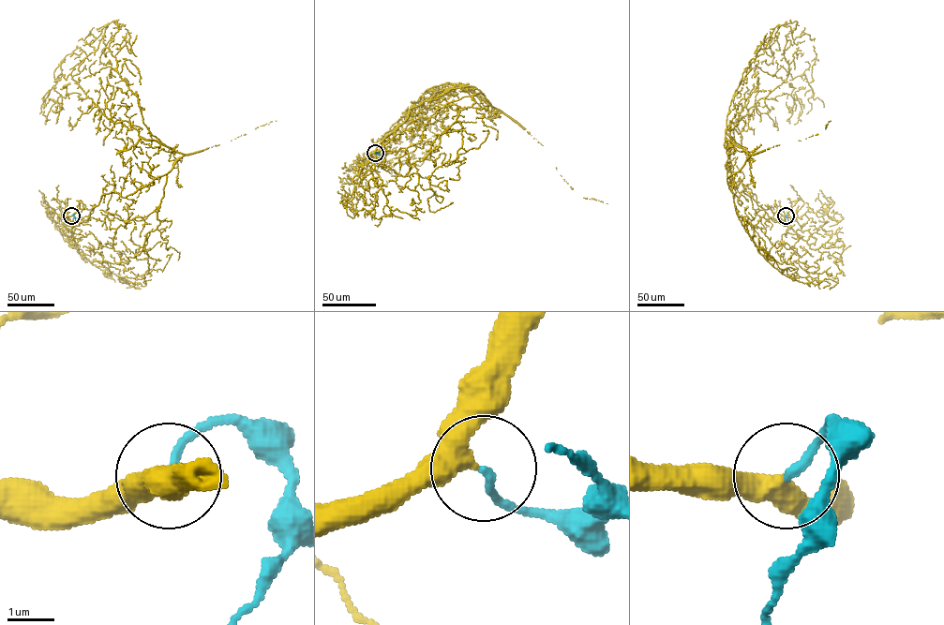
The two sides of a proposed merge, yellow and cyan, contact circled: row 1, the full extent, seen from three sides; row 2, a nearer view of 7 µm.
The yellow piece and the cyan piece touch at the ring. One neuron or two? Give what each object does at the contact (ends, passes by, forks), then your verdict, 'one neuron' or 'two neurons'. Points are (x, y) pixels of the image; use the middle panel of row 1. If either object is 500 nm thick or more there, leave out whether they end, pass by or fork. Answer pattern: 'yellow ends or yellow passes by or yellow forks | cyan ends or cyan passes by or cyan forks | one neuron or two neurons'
yellow passes by | cyan ends | one neuron

